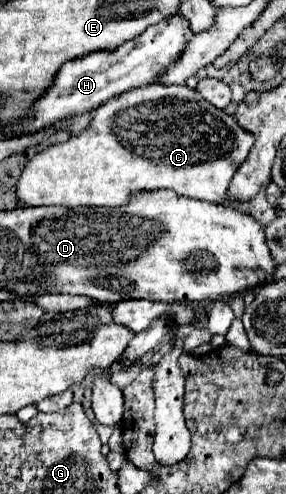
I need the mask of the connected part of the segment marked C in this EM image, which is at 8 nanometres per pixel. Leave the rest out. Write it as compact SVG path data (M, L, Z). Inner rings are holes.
M149 84L145 88L127 90L121 98L111 98L97 108L93 124L87 132L71 136L63 144L49 146L37 152L25 166L17 198L21 206L125 206L137 192L151 192L159 188L175 190L183 196L223 202L233 174L245 162L251 146L255 144L253 134L245 132L235 116L231 118L225 110L215 108L201 98L197 90L189 86L161 86Z

